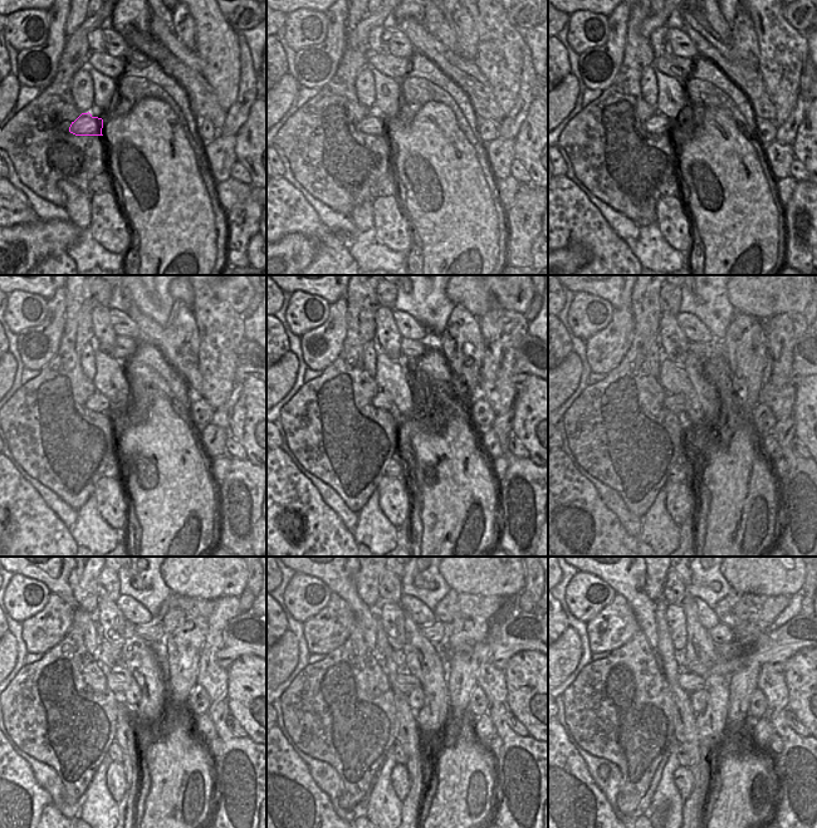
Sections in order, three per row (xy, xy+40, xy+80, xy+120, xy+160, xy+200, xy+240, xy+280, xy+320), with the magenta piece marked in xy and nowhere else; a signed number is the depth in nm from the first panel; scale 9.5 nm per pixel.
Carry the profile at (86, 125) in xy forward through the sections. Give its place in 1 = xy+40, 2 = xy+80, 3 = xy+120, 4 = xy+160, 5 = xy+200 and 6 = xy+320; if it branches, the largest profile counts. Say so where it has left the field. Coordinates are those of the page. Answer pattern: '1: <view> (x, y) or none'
1: xy+40 (373, 126)
2: xy+80 (659, 123)
3: xy+120 (97, 402)
4: xy+160 (382, 400)
5: xy+200 (675, 402)
6: xy+320 (690, 682)

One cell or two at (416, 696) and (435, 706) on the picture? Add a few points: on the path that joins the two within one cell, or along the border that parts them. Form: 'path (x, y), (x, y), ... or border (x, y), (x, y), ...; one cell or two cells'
border (421, 687), (424, 704), (415, 713); two cells

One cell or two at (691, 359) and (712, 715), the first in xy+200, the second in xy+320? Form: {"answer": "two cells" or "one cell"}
{"answer": "one cell"}

